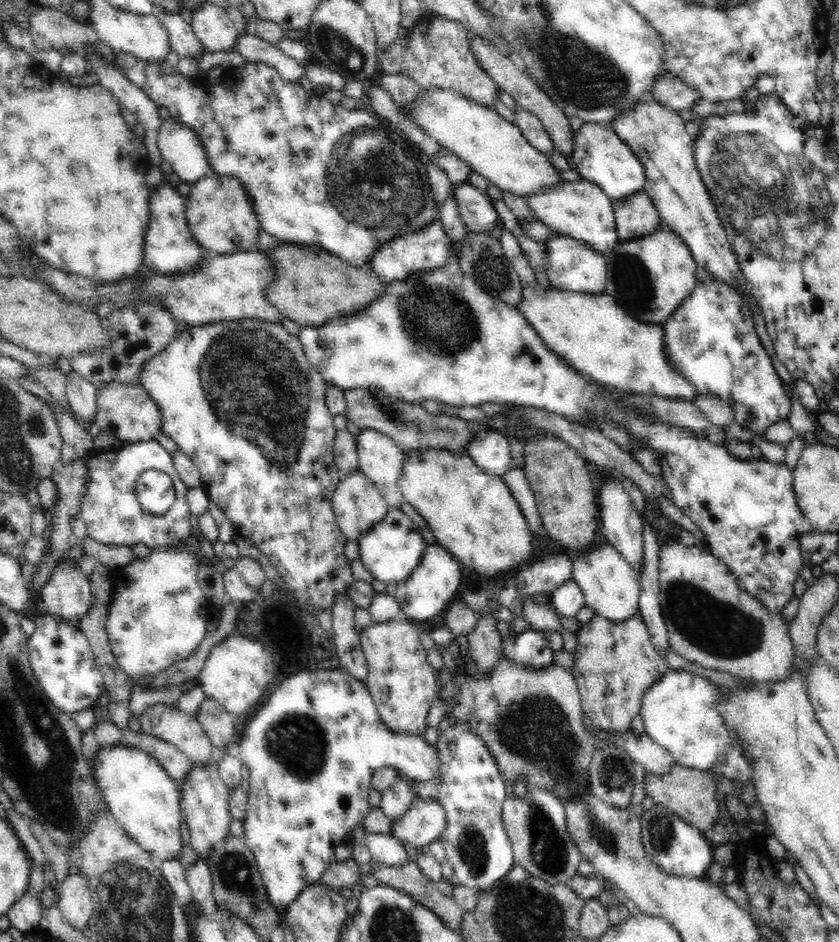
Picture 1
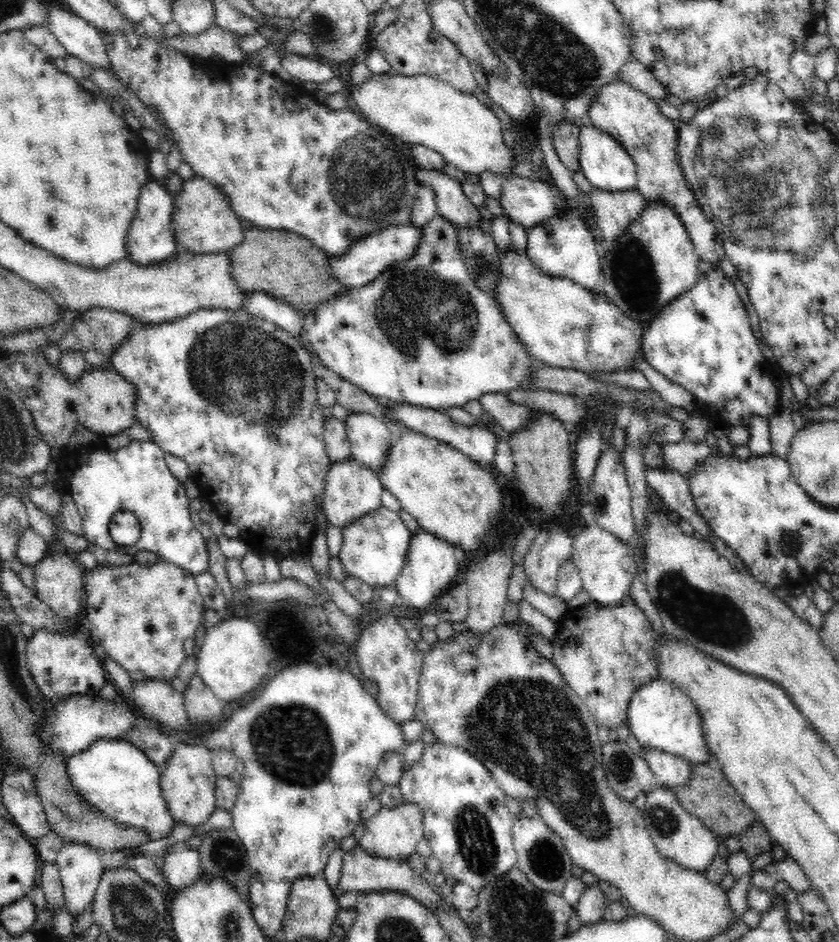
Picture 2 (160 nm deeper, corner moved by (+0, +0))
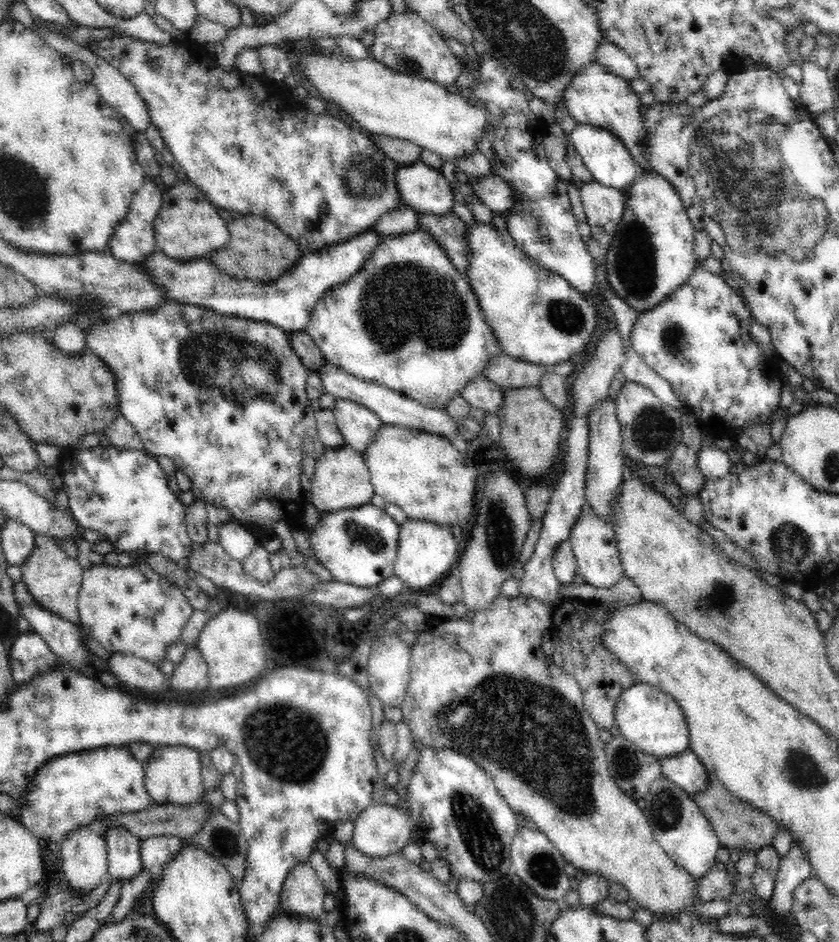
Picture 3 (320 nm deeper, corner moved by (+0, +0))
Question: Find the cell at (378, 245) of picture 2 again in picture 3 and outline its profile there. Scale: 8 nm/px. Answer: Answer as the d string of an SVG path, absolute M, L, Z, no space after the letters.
M368 230L331 248L305 253L288 274L268 283L232 278L220 272L208 258L183 262L158 251L148 256L142 265L152 277L156 277L158 285L164 285L166 293L172 297L174 303L204 305L223 315L268 322L286 333L294 334L304 331L317 300L321 299L326 291L352 279L384 237L387 235L378 234L377 230Z

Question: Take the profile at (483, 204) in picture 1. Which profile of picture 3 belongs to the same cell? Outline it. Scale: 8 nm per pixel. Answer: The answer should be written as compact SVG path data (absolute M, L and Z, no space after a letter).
M421 159L411 165L398 166L396 181L398 189L400 189L402 205L409 206L420 214L454 214L451 209L455 202L453 199L454 191L450 187L450 183L444 179L440 170L424 164Z

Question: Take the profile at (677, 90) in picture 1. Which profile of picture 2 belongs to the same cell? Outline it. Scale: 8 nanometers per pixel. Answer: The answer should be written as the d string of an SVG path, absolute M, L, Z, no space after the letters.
M636 60L632 64L628 64L620 72L620 82L622 81L626 82L631 88L642 92L650 99L654 99L657 103L660 100L665 100L666 96L670 96L668 90L656 79L656 76L646 66L636 62Z

